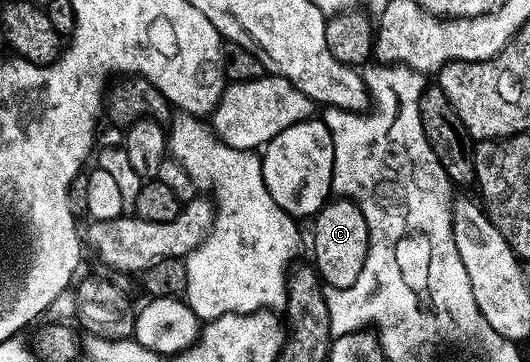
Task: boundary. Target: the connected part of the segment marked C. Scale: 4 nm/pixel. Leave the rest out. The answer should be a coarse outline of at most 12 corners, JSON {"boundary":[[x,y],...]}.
{"boundary":[[346,198],[315,215],[312,258],[333,291],[366,264],[366,216]]}

